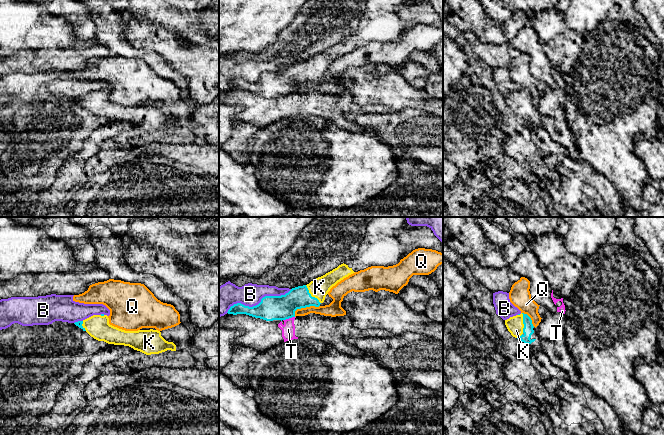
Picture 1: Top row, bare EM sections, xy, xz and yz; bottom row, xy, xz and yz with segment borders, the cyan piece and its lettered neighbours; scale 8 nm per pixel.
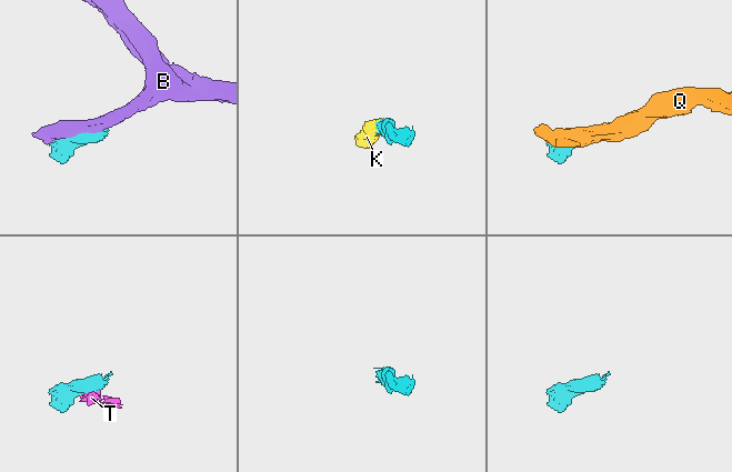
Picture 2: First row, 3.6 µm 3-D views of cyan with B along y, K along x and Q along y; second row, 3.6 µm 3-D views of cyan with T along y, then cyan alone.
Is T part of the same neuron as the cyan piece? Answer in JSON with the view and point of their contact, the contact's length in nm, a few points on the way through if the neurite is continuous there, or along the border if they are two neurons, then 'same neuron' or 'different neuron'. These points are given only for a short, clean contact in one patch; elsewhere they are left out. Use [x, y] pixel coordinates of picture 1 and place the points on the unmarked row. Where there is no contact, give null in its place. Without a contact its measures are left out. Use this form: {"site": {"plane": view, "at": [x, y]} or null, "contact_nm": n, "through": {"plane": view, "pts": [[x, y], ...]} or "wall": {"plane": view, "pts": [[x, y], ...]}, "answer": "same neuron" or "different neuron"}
{"site": {"plane": "xz", "at": [288, 94]}, "contact_nm": 100, "wall": {"plane": "xz", "pts": [[294, 92], [283, 96]]}, "answer": "different neuron"}

